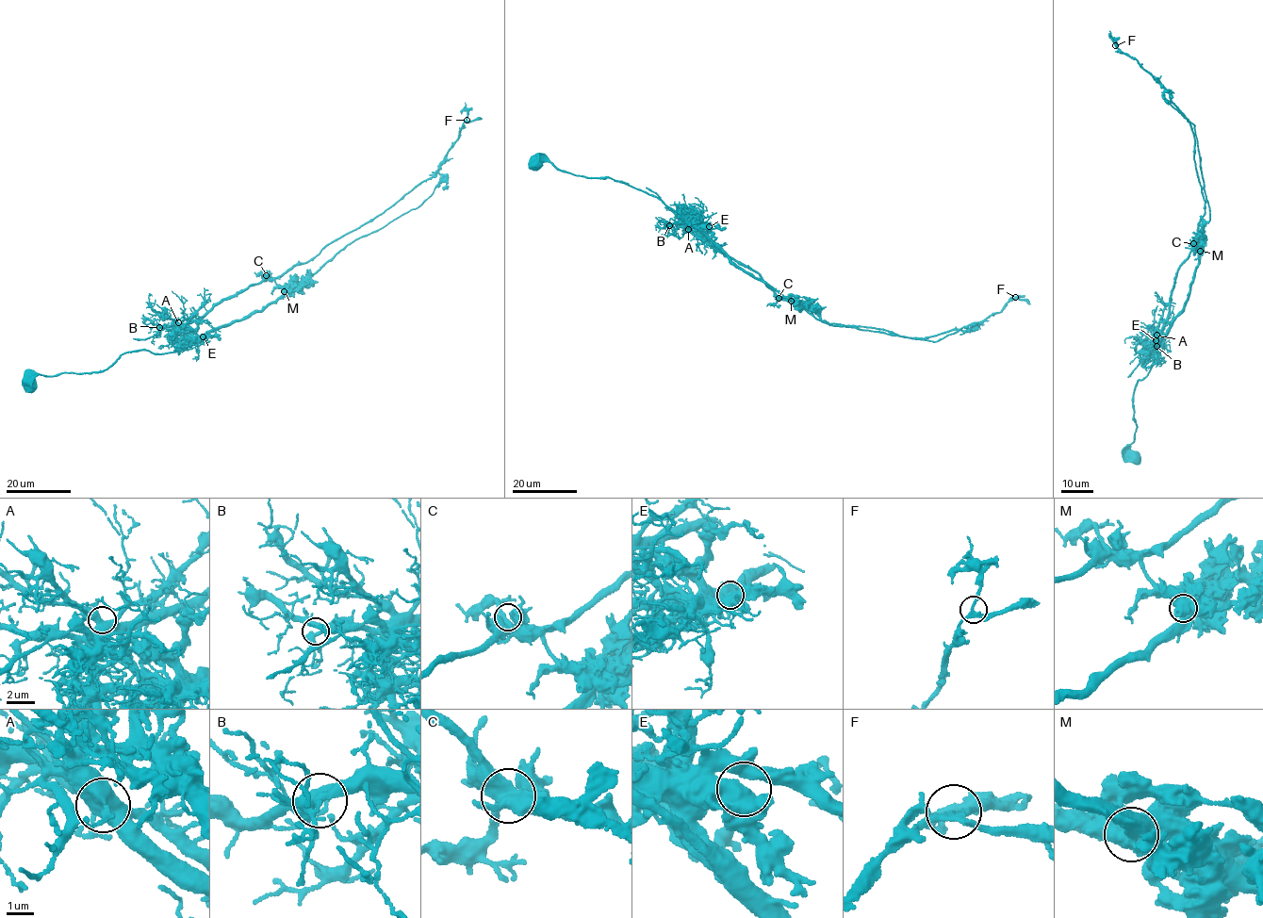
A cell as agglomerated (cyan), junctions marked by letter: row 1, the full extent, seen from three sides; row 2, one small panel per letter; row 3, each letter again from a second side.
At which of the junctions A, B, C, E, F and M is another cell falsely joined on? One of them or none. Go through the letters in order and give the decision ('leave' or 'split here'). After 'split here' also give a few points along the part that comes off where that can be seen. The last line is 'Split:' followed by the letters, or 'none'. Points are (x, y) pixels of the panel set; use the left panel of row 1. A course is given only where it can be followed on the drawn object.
A: leave
B: leave
C: leave
E: leave
F: leave
M: split here; foreign part runs (284, 291), (276, 278), (311, 260), (329, 244), (372, 220), (435, 175), (466, 120), (465, 103)
Split: M

